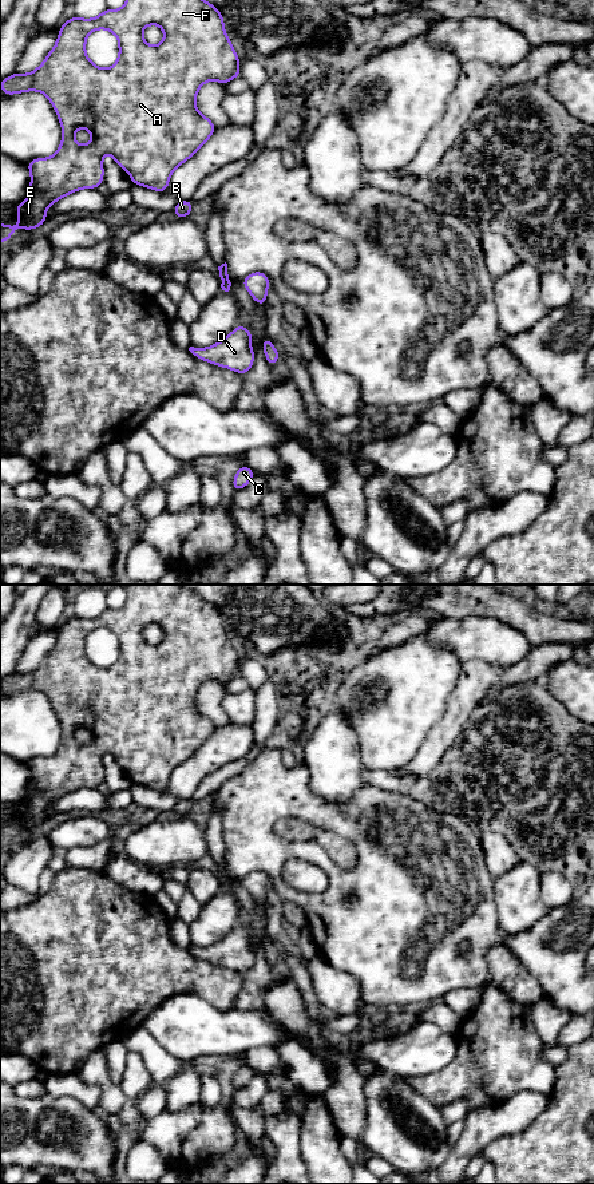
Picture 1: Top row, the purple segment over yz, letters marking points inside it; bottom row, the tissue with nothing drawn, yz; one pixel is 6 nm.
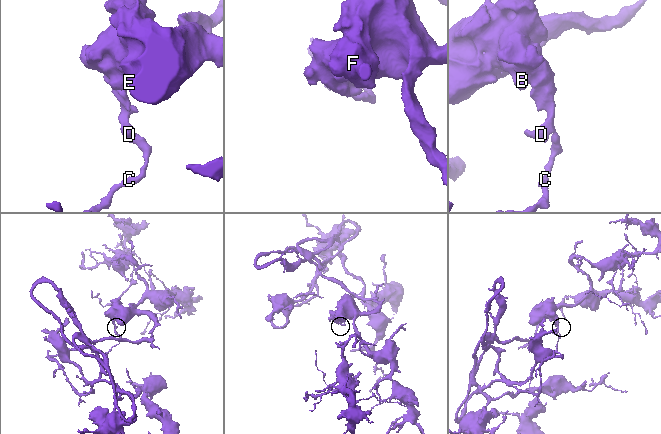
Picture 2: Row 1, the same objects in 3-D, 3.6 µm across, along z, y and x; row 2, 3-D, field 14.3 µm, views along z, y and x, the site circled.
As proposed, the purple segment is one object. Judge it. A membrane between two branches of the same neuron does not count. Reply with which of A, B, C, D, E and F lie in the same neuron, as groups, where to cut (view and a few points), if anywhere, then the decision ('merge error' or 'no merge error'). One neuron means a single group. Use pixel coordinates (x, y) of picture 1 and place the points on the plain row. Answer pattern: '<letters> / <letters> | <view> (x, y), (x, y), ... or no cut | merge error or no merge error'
A B C D E F | no cut | no merge error

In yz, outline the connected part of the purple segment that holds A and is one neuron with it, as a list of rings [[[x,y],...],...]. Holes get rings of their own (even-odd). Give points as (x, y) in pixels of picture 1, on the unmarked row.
[[[128,585],[127,599],[120,609],[104,609],[94,618],[68,618],[59,629],[55,646],[45,660],[29,673],[12,673],[0,681],[4,694],[25,690],[40,690],[51,701],[62,724],[62,743],[50,757],[37,757],[24,764],[31,771],[29,796],[13,805],[19,813],[19,823],[8,825],[0,823],[0,842],[7,843],[17,828],[33,829],[48,819],[45,809],[58,799],[80,788],[98,788],[103,783],[104,768],[102,757],[110,752],[118,765],[128,771],[134,784],[150,787],[163,792],[169,787],[173,771],[191,757],[214,733],[214,722],[199,713],[195,696],[205,681],[218,680],[226,685],[233,677],[242,676],[239,656],[225,631],[223,615],[213,603],[194,591],[179,585]],[[157,623],[165,631],[159,645],[148,645],[142,635],[143,627]],[[95,629],[108,629],[118,637],[119,657],[110,668],[96,666],[86,654],[86,638]],[[78,728],[87,728],[92,740],[79,745],[74,738]]]

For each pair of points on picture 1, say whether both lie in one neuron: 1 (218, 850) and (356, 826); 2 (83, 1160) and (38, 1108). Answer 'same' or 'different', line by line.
1: different
2: same

